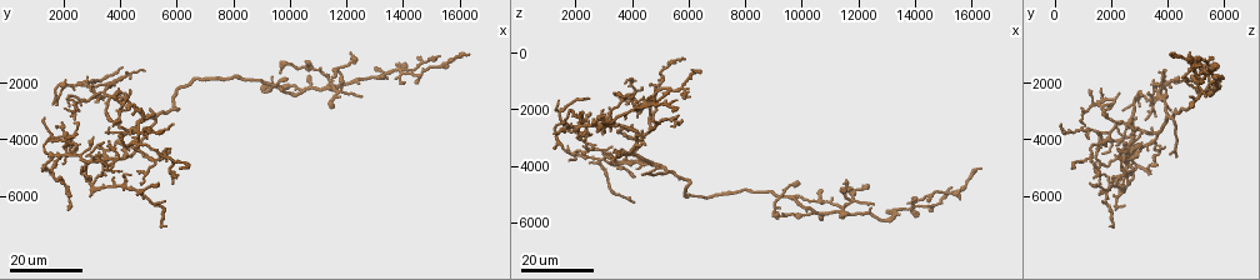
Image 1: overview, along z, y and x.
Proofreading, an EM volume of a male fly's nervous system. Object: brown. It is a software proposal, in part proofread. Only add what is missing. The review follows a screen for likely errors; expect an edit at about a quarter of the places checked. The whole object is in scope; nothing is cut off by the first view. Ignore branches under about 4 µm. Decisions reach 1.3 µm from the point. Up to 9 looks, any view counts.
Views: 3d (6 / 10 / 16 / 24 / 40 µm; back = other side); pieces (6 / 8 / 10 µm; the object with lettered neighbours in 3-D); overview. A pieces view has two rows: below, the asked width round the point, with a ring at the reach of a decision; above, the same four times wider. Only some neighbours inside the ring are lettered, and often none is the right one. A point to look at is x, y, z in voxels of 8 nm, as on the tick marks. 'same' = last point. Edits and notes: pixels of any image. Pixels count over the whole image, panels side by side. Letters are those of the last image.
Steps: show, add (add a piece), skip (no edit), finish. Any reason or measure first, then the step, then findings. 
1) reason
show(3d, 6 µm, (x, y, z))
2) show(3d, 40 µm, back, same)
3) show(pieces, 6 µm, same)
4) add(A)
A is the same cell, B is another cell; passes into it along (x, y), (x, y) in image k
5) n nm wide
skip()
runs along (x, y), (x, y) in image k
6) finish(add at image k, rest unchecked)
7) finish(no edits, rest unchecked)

tapers out
show(3d, 16 µm, (11400, 1900, 4700))

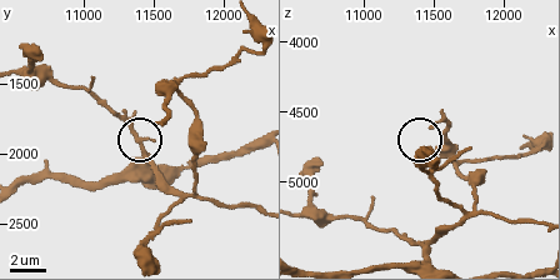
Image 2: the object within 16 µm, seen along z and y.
show(3d, 6 µm, (11480, 1800, 4620))

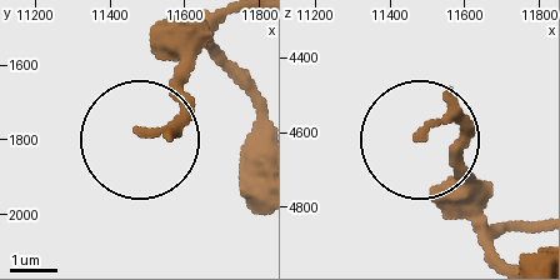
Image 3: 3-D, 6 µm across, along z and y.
show(pieces, 6 µm, (11490, 1770, 4600))

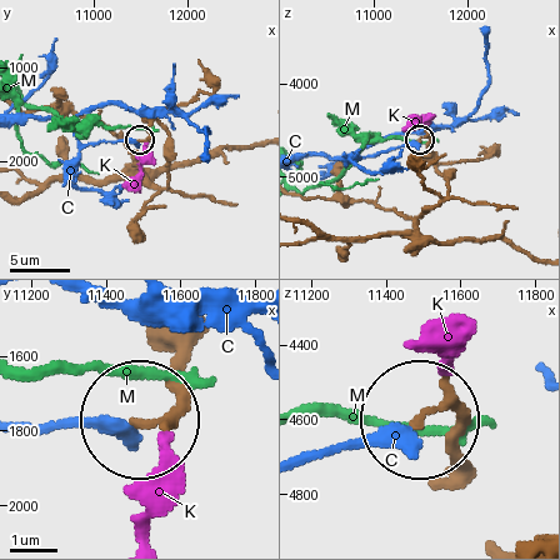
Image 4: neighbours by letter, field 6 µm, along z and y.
add(K)
K is the same cell, C and M are other cells; passes into it along (193, 338), (160, 465) in image 4; the cell continues

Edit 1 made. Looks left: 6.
show(3d, 24 µm, (4300, 4500, 4300))

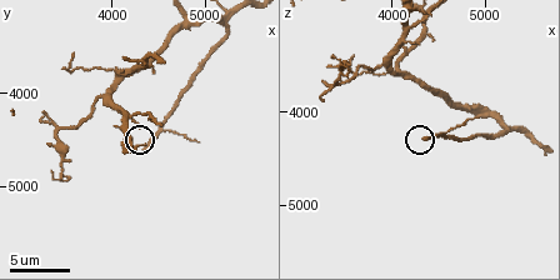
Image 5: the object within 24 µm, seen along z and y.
show(pieces, 10 µm, (4350, 4600, 4250))

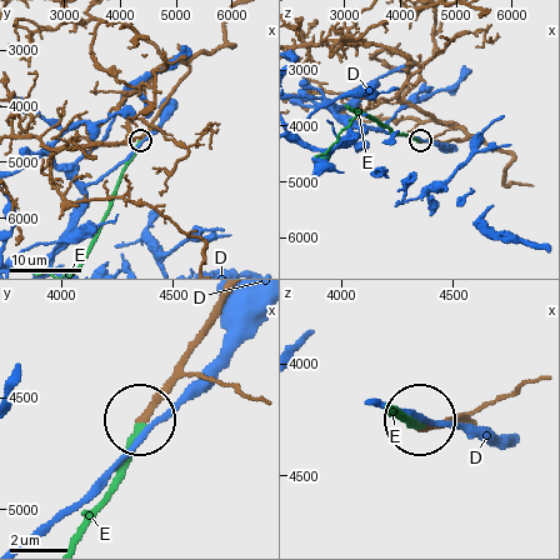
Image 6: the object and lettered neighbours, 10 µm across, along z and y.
add(E)
E is the same cell, D is another cell; the cell continues

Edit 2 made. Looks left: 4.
show(3d, 16 µm, (1500, 5300, 3500))

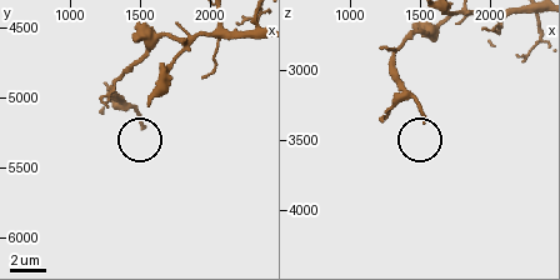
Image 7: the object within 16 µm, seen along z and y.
see the neighbours
show(pieces, 6 µm, (1540, 5200, 3360))

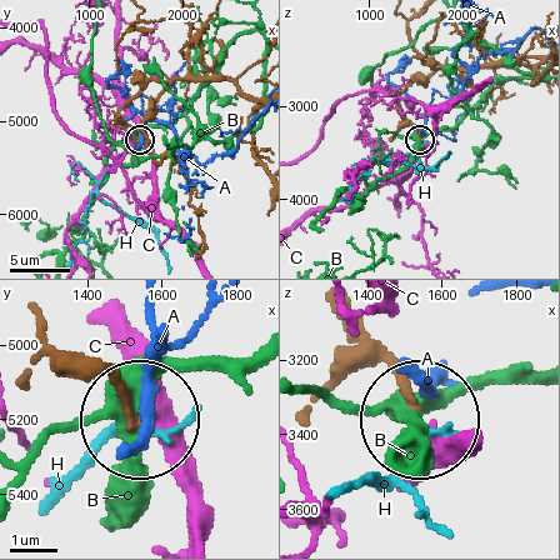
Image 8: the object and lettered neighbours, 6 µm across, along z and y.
add(H)
H is the same cell, A, B and C are other cells; the cell continues

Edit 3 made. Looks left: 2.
branch stops here
show(3d, 24 µm, (4000, 1800, 4400))

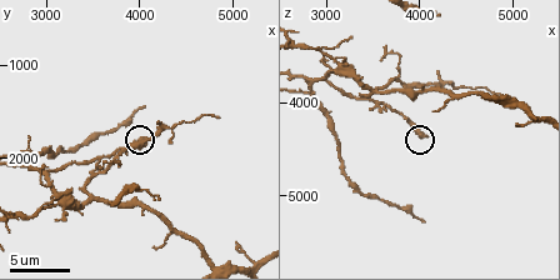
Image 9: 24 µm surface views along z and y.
show(pieces, 6 µm, same)

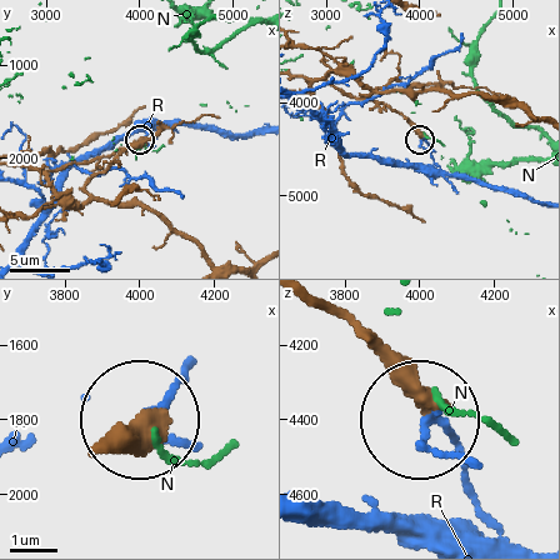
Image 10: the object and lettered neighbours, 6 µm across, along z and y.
skip()
N and R are other cells; runs along (330, 308), (421, 411) in image 10; no lettered piece goes on from it

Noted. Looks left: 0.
finish(add at image 4, add at image 6, add at image 8, rest unchecked)

